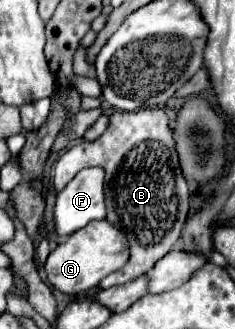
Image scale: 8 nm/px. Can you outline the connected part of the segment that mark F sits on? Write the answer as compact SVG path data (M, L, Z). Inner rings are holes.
M85 168L81 170L59 194L57 194L57 204L55 204L55 232L59 236L69 236L81 228L85 228L93 220L103 220L107 216L107 206L105 206L105 190L103 190L103 180L105 172L103 168Z

